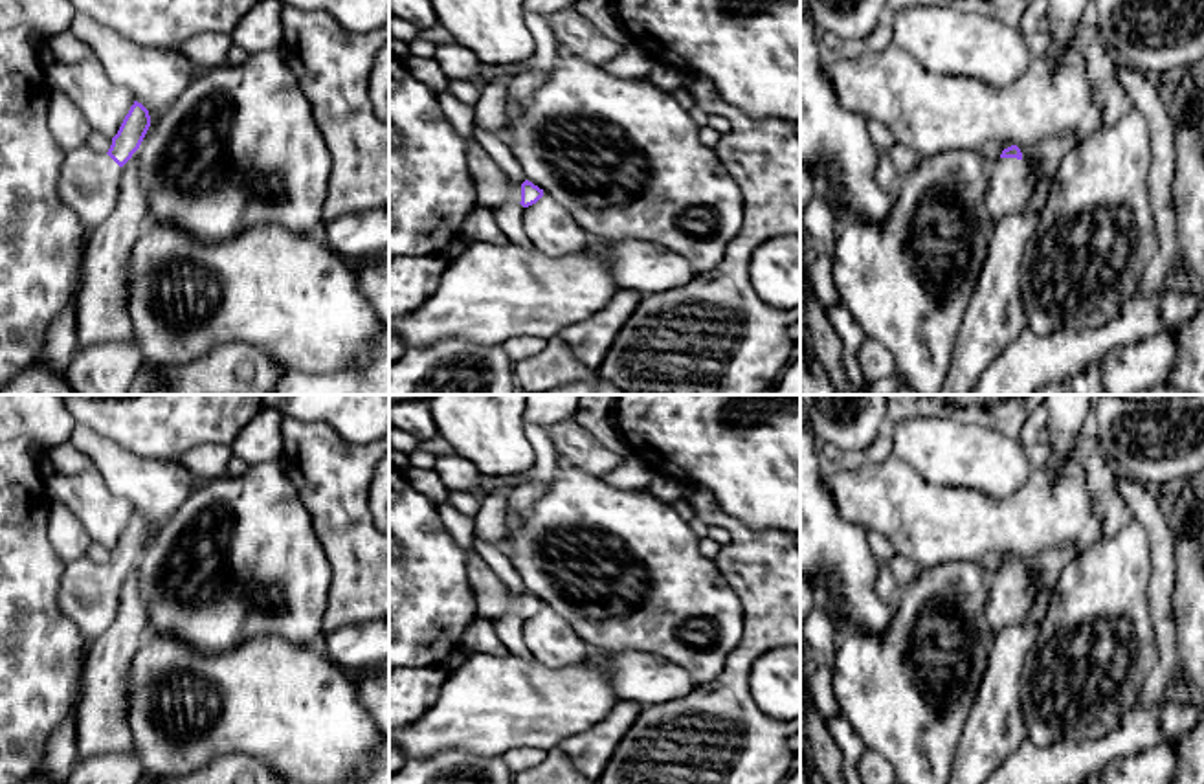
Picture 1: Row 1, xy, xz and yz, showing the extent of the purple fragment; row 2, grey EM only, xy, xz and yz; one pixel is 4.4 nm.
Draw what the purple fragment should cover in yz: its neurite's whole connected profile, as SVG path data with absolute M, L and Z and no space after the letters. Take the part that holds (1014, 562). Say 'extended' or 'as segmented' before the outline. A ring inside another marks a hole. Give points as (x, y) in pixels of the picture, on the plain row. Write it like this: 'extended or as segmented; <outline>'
extended; M1017 556L1002 562L991 575L987 586L986 615L993 632L1028 621L1028 610L1033 602L1033 588Z

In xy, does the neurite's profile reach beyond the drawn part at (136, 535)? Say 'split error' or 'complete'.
split error

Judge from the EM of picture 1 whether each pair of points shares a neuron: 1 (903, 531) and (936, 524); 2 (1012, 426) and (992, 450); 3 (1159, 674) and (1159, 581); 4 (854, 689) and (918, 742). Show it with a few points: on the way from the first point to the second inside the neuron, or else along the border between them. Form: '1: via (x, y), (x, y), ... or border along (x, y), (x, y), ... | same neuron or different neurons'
1: via (911, 524), (929, 524) | same neuron
2: border along (964, 423), (992, 426), (1019, 441) | different neurons
3: via (1166, 650), (1160, 604) | same neuron
4: via (870, 694), (902, 726) | same neuron

